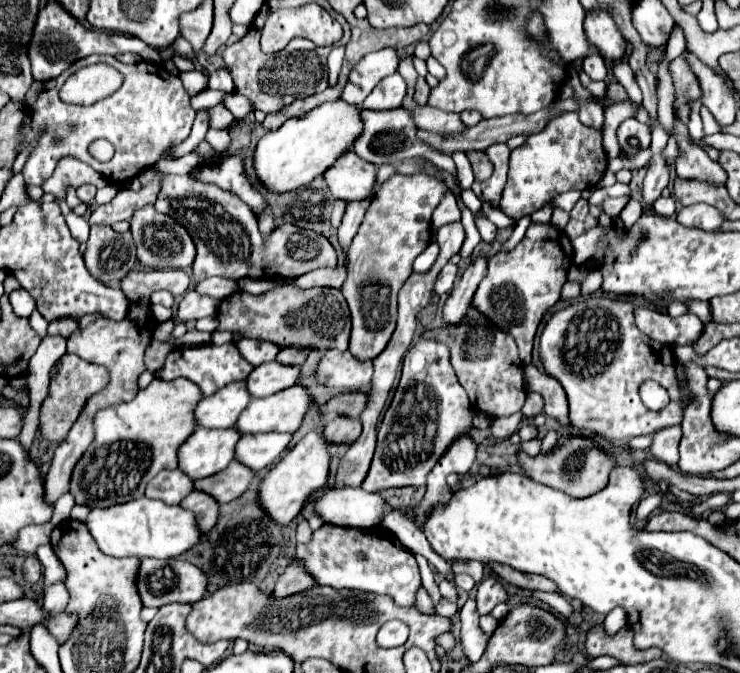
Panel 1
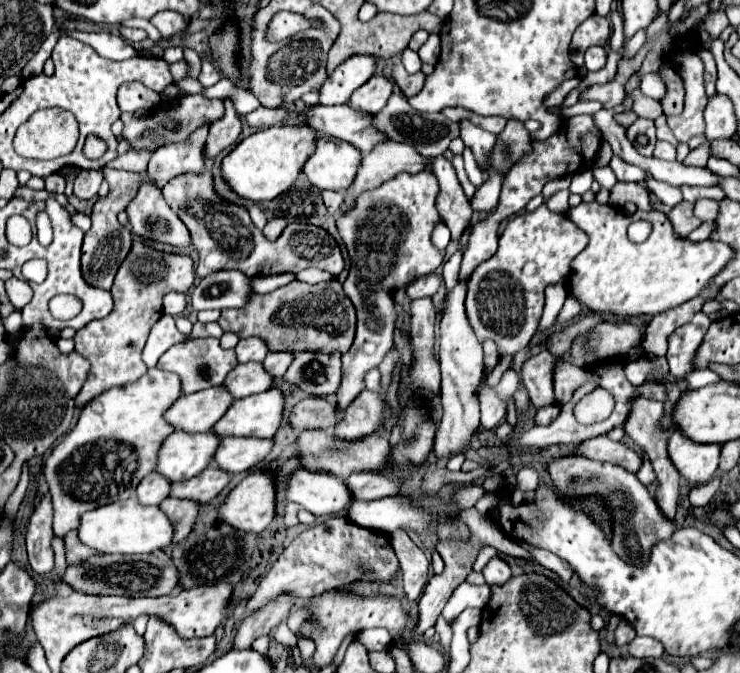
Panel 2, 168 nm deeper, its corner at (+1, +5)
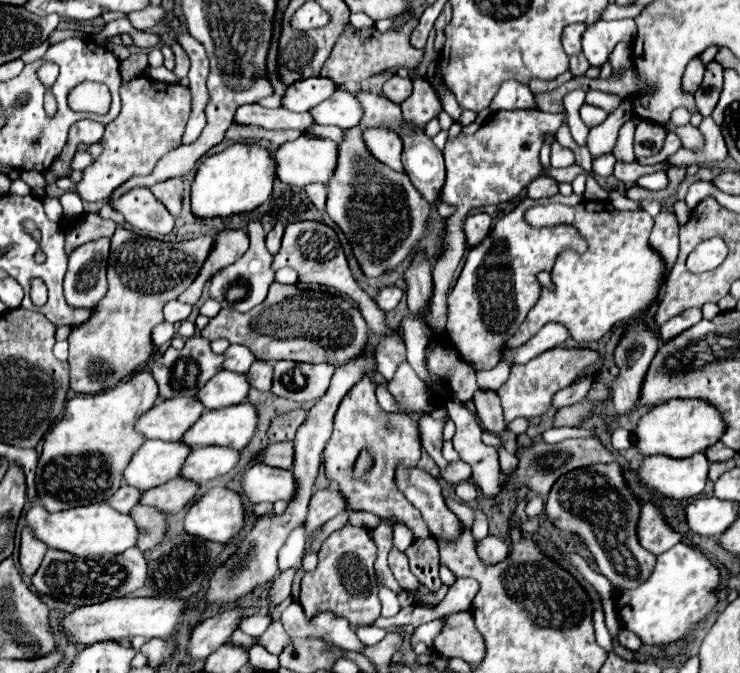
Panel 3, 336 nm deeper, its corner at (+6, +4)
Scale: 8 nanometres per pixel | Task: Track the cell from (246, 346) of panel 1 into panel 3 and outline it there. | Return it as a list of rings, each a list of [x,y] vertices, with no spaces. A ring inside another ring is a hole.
[[[234,344],[234,346],[228,346],[228,350],[224,352],[224,370],[246,374],[254,360],[256,360],[254,354],[246,346]]]

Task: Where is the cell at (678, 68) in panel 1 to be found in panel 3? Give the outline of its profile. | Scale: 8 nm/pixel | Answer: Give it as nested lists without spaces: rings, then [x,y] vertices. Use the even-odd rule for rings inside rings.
[[[710,62],[704,72],[704,80],[700,88],[696,90],[696,110],[702,116],[710,116],[712,110],[718,104],[718,96],[722,92],[722,80],[724,80],[724,68],[718,62]]]

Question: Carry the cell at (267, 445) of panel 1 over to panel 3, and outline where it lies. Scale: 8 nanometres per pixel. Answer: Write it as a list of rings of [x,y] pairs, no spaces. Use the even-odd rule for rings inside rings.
[[[218,446],[194,448],[186,458],[180,476],[196,484],[206,484],[230,472],[236,462],[238,462],[238,452],[232,448],[218,448]]]

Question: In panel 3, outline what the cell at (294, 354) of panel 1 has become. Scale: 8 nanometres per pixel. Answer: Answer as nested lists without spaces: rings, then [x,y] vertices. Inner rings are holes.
[[[256,360],[250,366],[250,370],[246,372],[246,378],[250,380],[252,388],[256,388],[260,392],[268,392],[270,386],[272,386],[272,364]]]

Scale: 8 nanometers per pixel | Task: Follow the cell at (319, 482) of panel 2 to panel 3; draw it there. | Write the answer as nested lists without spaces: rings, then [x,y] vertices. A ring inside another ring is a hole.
[[[266,464],[248,466],[240,484],[242,484],[242,494],[252,504],[290,500],[296,490],[296,480],[290,470],[272,468]]]

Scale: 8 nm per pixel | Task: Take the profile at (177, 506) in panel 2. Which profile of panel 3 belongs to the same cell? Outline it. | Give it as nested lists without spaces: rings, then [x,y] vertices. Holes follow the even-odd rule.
[[[134,506],[130,512],[130,518],[134,518],[134,522],[138,524],[138,544],[136,548],[140,548],[142,552],[154,548],[166,532],[166,516],[156,510],[156,508],[148,508],[148,506]]]

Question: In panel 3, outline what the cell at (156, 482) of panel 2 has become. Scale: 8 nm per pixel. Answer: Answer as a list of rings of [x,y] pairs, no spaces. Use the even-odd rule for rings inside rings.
[[[120,486],[118,492],[114,492],[106,502],[116,508],[118,512],[122,514],[128,514],[132,506],[138,504],[138,498],[140,498],[140,492],[136,488],[130,488],[130,486]]]

